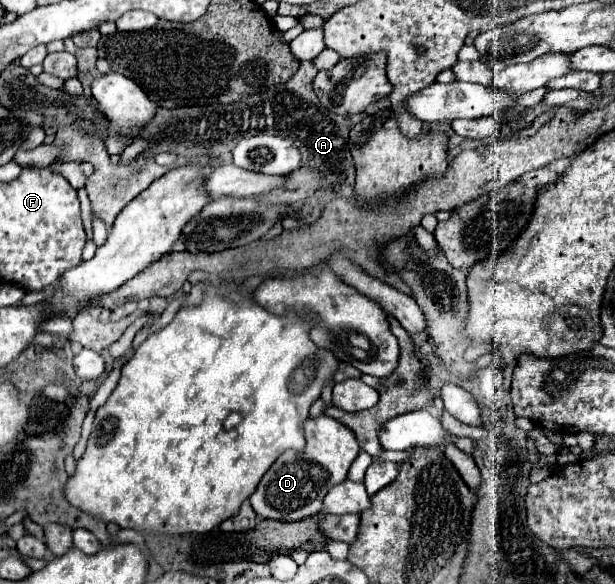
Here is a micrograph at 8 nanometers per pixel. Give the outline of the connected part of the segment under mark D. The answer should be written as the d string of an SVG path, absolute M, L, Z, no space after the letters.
M321 415L317 419L307 419L305 425L305 439L307 439L307 445L301 453L295 453L293 459L285 459L283 461L275 461L269 471L263 475L259 487L255 489L255 493L251 495L251 505L255 509L255 513L259 517L265 517L265 519L277 519L277 521L299 521L299 519L305 519L305 517L311 517L315 513L321 513L323 511L323 497L325 493L339 485L341 481L347 479L347 473L349 473L349 467L351 463L355 461L355 457L359 455L359 443L355 441L355 435L351 433L351 429L347 429L347 425L335 421L333 417L327 417L327 415Z

